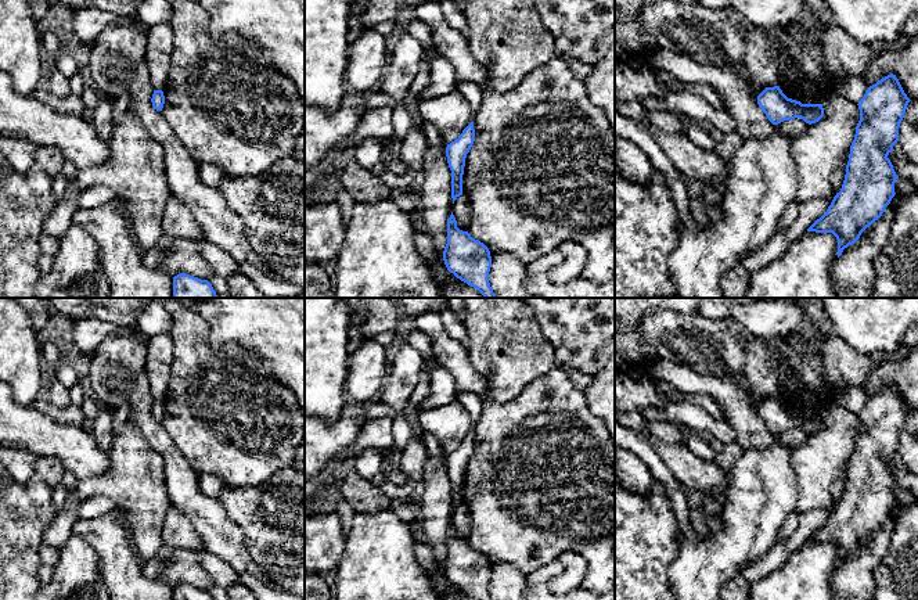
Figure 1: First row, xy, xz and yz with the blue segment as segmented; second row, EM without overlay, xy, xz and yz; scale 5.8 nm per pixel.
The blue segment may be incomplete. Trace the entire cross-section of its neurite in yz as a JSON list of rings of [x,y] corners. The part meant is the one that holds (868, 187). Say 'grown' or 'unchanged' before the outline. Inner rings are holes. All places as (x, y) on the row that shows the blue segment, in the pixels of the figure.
unchanged; [[[890,73],[870,86],[860,100],[860,121],[850,145],[849,162],[840,191],[834,197],[827,212],[807,231],[832,233],[838,240],[838,258],[853,245],[861,233],[878,220],[894,197],[899,179],[888,155],[899,141],[899,127],[911,100],[904,93],[896,75]]]

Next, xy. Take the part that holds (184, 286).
unchanged; [[[180,273],[173,277],[173,298],[216,298],[216,291],[208,280]]]

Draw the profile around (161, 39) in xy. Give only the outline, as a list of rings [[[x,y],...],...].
[[[156,24],[148,29],[145,61],[154,90],[163,90],[170,67],[174,35],[169,24]]]

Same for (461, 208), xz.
[[[464,194],[457,197],[457,200],[454,201],[453,215],[458,224],[461,224],[467,230],[469,229],[472,220],[472,211],[469,200]]]

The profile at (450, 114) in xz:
[[[457,89],[443,97],[421,100],[417,107],[417,115],[422,121],[433,123],[446,144],[458,139],[475,118],[469,103]]]

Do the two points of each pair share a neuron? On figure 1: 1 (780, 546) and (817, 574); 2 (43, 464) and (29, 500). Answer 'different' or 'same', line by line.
1: different
2: different

